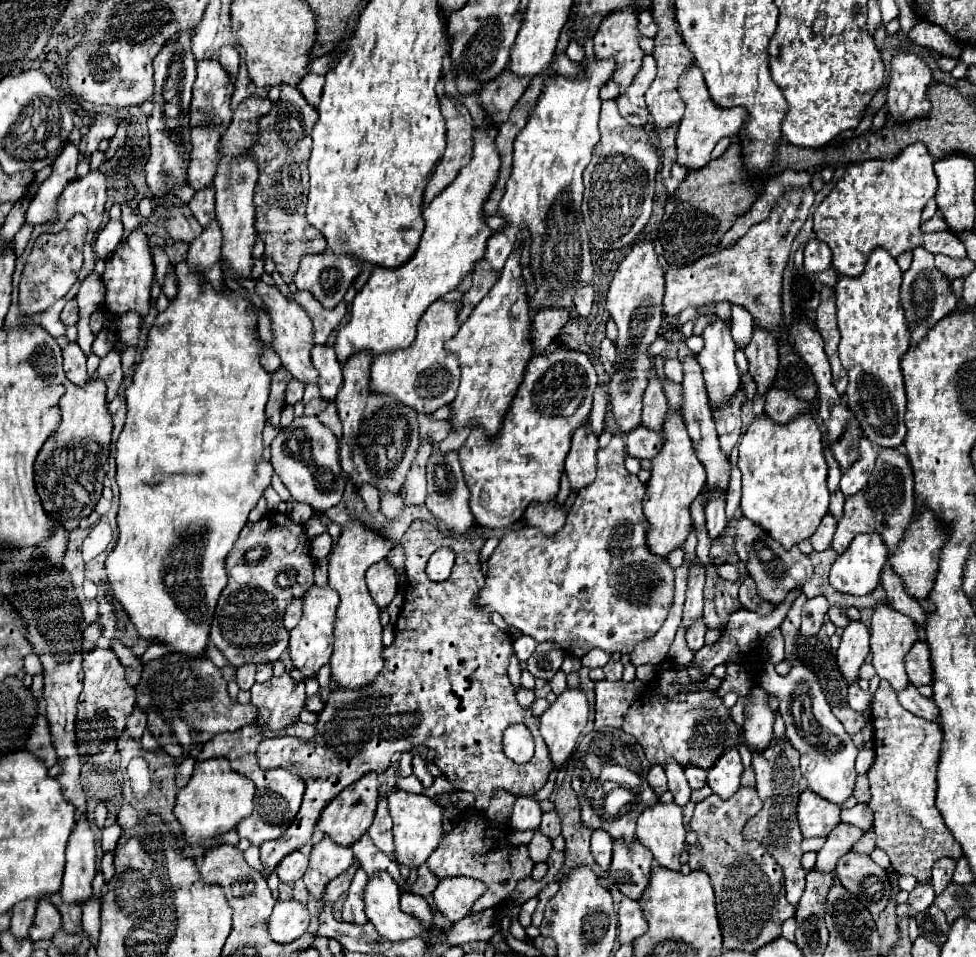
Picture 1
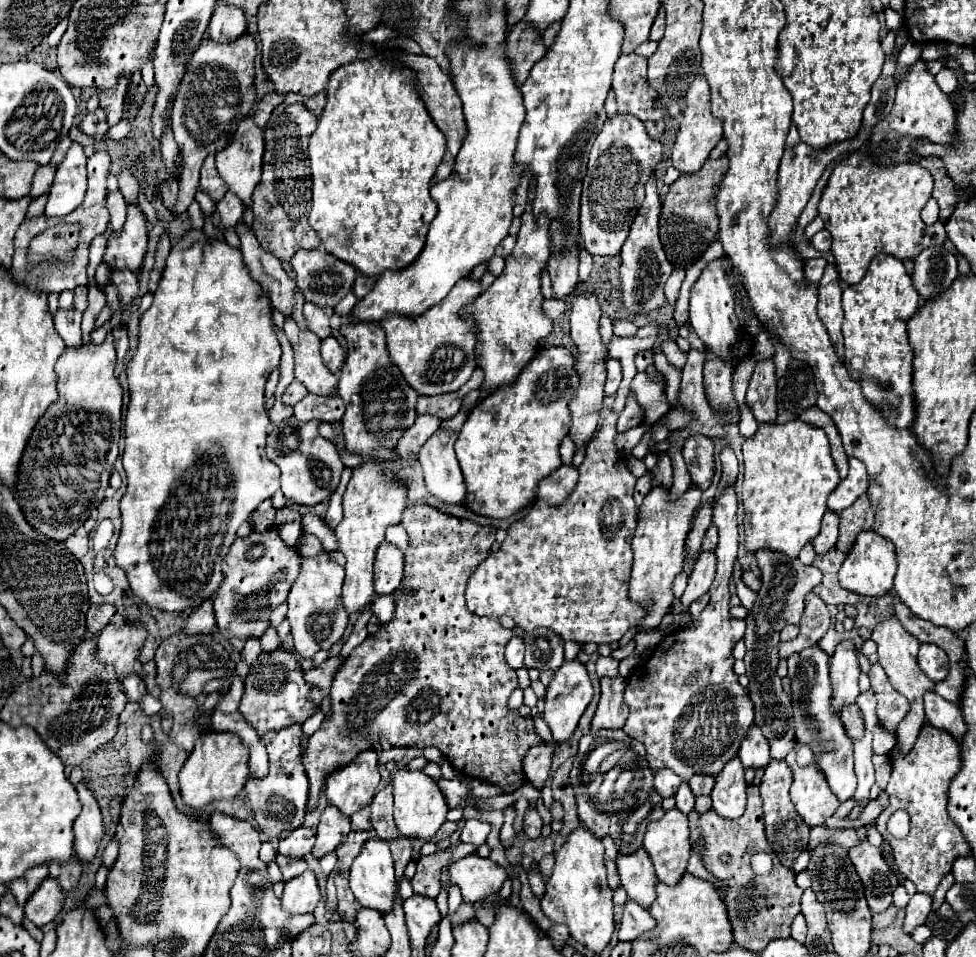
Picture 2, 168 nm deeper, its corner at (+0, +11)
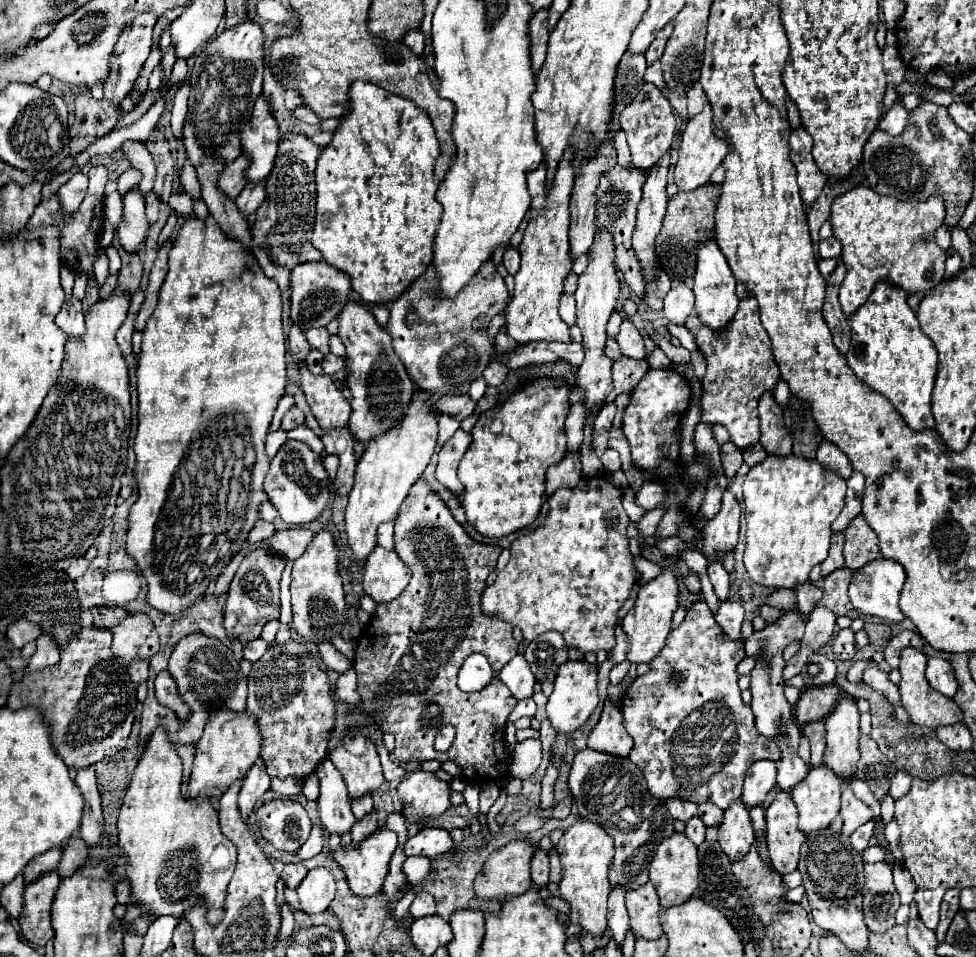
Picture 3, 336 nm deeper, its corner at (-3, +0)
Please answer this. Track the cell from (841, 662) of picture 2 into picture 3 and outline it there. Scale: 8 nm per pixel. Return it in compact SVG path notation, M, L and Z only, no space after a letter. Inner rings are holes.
M844 691L840 693L832 713L824 719L828 741L824 765L844 779L854 775L854 763L858 763L858 719L860 711L856 707L856 699Z

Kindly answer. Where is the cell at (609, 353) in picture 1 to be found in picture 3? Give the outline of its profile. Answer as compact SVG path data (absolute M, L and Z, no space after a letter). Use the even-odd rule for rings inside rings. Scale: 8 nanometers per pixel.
M612 401L612 403L606 403L606 405L602 407L602 411L598 413L596 421L594 421L594 431L600 433L600 431L604 431L604 429L610 429L610 423L612 423L614 415L616 415L616 403L614 403L614 401Z

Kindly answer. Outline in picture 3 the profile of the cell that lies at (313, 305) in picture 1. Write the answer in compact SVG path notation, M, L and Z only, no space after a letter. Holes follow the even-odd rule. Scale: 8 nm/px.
M310 327L306 331L306 339L312 347L320 349L324 355L330 353L330 333L326 327Z

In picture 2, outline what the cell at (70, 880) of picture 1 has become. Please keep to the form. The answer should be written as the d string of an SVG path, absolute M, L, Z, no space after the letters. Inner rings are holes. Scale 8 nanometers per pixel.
M83 780L77 784L77 792L79 792L79 800L83 802L83 810L73 824L75 854L81 860L91 860L97 852L97 846L99 846L101 838L103 838L101 810L99 810L99 804L97 804L95 796L87 790Z

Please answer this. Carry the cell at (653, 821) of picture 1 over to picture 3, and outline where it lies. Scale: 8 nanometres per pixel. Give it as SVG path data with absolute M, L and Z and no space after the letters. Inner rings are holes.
M672 833L658 843L656 855L650 863L650 881L658 891L660 905L672 907L684 903L698 889L698 849L684 833Z

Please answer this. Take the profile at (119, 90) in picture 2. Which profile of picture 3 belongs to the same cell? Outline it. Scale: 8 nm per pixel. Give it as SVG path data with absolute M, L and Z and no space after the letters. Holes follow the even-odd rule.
M146 13L140 15L122 31L116 43L114 51L114 63L110 65L110 75L104 85L104 97L120 103L128 91L132 89L140 67L144 65L146 57L150 55L150 45L152 45L152 29L154 29L154 15Z

